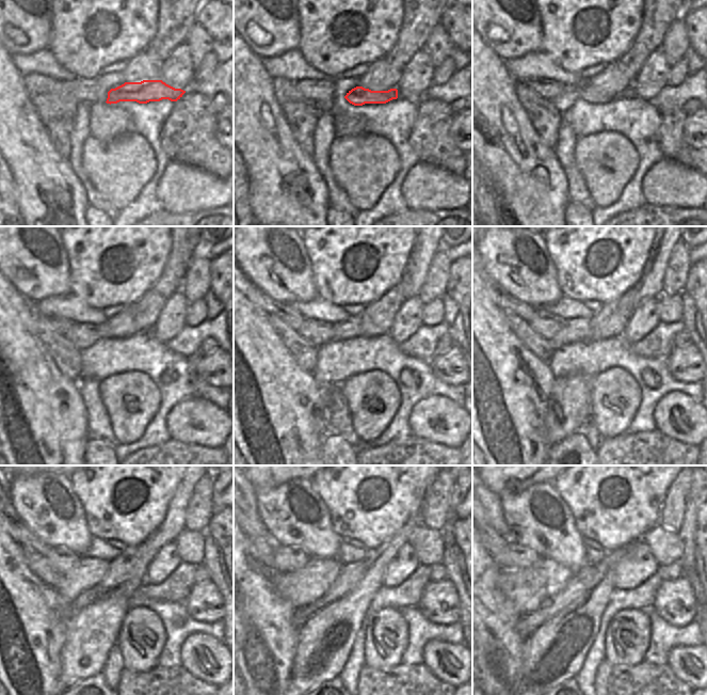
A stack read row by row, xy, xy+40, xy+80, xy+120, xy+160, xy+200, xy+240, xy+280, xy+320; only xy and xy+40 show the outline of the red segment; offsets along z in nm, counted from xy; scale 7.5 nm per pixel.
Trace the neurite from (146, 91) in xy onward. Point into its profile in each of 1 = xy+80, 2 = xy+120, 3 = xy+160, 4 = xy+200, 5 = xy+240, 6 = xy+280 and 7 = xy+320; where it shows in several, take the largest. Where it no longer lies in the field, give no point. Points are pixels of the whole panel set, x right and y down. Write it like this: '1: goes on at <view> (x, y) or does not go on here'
1: goes on at xy+80 (571, 93)
2: goes on at xy+120 (83, 335)
3: goes on at xy+160 (318, 332)
4: goes on at xy+200 (546, 325)
5: goes on at xy+240 (61, 558)
6: goes on at xy+280 (286, 557)
7: goes on at xy+320 (513, 555)

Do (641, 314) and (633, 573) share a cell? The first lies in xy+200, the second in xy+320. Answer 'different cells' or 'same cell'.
same cell

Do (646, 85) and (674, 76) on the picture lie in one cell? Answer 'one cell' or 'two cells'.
two cells

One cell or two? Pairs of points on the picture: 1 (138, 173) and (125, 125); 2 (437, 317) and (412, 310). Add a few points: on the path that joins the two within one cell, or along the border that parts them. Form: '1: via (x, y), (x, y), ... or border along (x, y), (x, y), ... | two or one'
1: border along (132, 132), (126, 132), (103, 142) | two
2: border along (426, 300), (422, 306), (422, 322) | two

